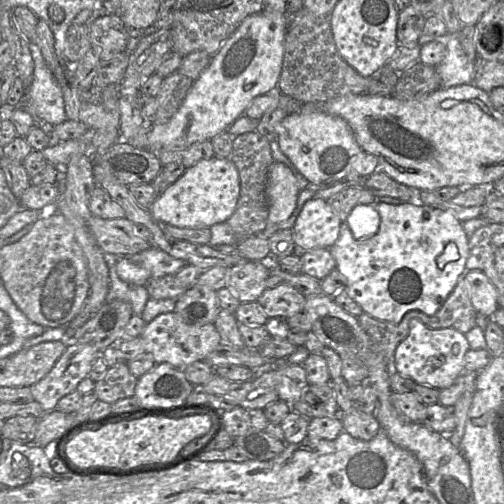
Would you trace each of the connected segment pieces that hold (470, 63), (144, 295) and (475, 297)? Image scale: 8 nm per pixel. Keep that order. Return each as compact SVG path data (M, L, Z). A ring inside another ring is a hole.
M447 33L443 37L445 56L436 71L440 77L440 88L470 85L477 73L477 61L467 57L459 41L459 33Z
M105 253L110 279L110 298L117 298L131 304L133 314L141 315L150 298L144 285L134 285L121 280L116 273L115 262L120 256Z
M465 270L463 279L470 301L478 316L489 318L498 308L497 291L484 273Z

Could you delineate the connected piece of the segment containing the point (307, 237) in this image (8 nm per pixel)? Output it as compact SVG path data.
M309 199L291 228L293 241L305 251L329 249L338 239L340 225L339 217L325 200Z

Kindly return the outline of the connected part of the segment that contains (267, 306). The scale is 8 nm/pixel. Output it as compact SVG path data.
M280 283L273 288L267 288L256 303L267 318L288 319L303 312L305 299L294 287L287 283Z

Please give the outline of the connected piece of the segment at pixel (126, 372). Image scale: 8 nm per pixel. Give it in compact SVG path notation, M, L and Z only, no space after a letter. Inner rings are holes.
M121 361L109 367L104 378L96 381L93 392L98 399L112 404L119 399L134 396L137 380L127 362Z

